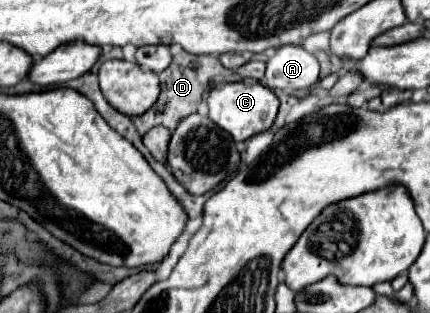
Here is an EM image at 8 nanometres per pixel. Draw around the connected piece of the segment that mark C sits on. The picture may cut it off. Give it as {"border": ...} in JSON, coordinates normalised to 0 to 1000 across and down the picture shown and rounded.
{"border":[[[523,262],[486,288],[481,339],[486,339],[486,377],[505,403],[528,415],[547,454],[570,454],[584,435],[630,409],[649,351],[649,313],[635,288],[598,262]]]}

